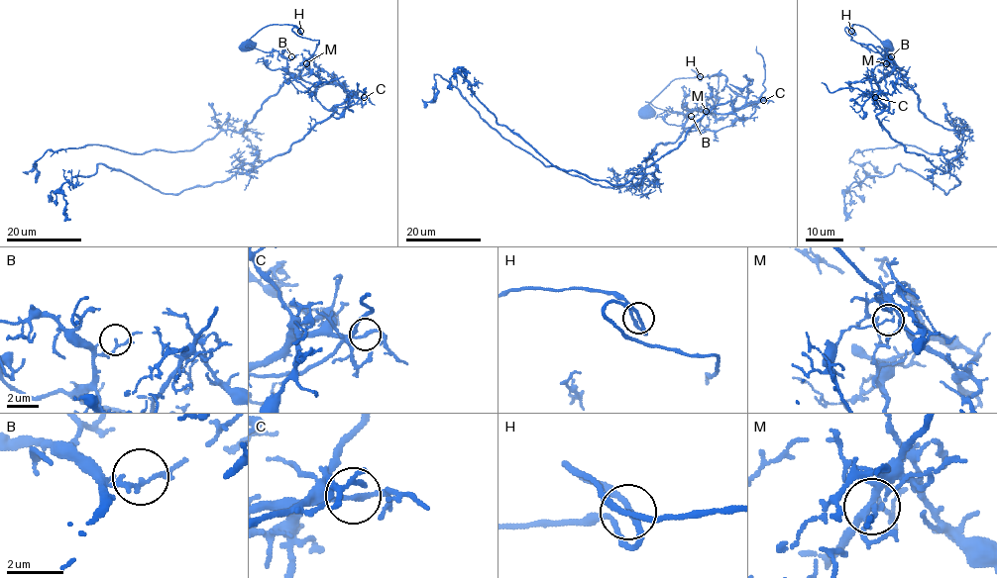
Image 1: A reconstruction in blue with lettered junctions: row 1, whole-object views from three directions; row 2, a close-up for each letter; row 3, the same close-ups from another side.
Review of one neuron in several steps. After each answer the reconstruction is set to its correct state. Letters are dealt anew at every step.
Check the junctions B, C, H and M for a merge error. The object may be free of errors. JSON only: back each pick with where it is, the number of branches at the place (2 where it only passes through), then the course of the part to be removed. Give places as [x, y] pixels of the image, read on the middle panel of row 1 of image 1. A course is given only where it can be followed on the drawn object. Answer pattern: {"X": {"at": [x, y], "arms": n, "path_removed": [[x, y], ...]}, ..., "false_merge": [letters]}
{"M": {"at": [706, 111], "arms": 2, "path_removed": [[707, 111], [713, 97], [718, 114], [612, 184], [551, 165], [499, 125], [461, 69], [470, 73]]}, "false_merge": ["M"]}

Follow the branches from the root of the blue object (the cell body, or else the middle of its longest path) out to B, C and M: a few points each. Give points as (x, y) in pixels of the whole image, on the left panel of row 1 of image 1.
B: (248, 45), (271, 25), (292, 25), (298, 36), (319, 41), (297, 76), (284, 70), (291, 56)
C: (248, 45), (271, 25), (295, 26), (298, 36), (319, 41), (299, 76), (317, 86), (343, 85), (364, 97)
M: (248, 45), (264, 27), (292, 25), (300, 31), (292, 28), (298, 36), (319, 41), (307, 63)

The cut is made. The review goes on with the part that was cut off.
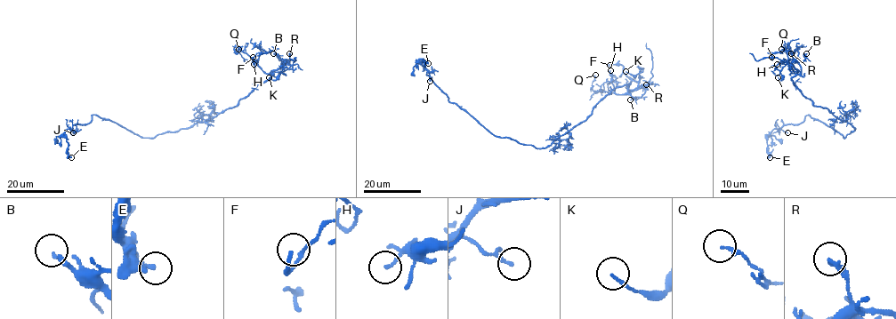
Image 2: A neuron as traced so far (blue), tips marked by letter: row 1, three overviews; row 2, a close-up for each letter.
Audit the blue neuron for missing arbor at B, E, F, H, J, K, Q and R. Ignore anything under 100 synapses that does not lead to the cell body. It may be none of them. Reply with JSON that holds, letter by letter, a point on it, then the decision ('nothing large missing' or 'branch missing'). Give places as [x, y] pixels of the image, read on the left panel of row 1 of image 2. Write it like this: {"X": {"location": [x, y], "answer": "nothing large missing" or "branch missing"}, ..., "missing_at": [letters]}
{"B": {"location": [273, 53], "answer": "nothing large missing"}, "E": {"location": [71, 157], "answer": "nothing large missing"}, "F": {"location": [253, 57], "answer": "nothing large missing"}, "H": {"location": [254, 64], "answer": "nothing large missing"}, "J": {"location": [73, 132], "answer": "nothing large missing"}, "K": {"location": [269, 77], "answer": "nothing large missing"}, "Q": {"location": [238, 49], "answer": "nothing large missing"}, "R": {"location": [289, 53], "answer": "nothing large missing"}, "missing_at": []}

